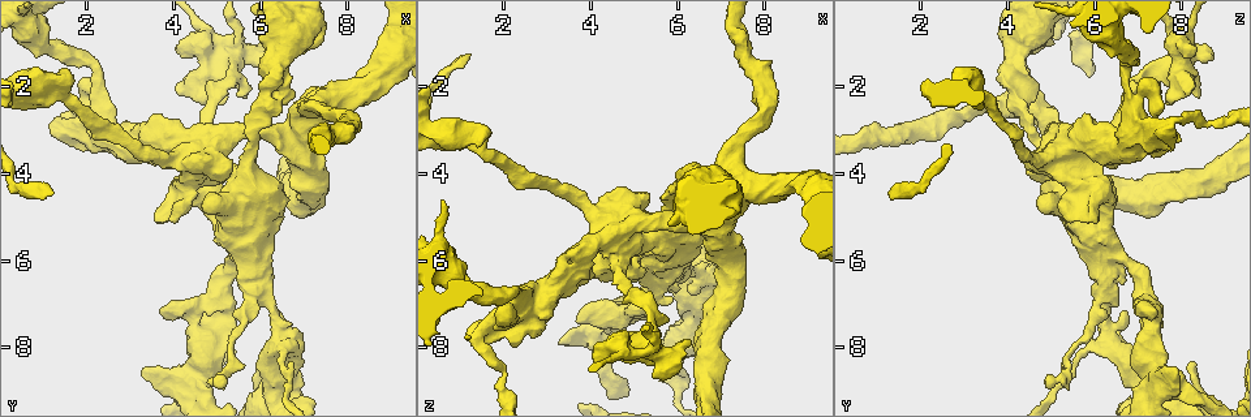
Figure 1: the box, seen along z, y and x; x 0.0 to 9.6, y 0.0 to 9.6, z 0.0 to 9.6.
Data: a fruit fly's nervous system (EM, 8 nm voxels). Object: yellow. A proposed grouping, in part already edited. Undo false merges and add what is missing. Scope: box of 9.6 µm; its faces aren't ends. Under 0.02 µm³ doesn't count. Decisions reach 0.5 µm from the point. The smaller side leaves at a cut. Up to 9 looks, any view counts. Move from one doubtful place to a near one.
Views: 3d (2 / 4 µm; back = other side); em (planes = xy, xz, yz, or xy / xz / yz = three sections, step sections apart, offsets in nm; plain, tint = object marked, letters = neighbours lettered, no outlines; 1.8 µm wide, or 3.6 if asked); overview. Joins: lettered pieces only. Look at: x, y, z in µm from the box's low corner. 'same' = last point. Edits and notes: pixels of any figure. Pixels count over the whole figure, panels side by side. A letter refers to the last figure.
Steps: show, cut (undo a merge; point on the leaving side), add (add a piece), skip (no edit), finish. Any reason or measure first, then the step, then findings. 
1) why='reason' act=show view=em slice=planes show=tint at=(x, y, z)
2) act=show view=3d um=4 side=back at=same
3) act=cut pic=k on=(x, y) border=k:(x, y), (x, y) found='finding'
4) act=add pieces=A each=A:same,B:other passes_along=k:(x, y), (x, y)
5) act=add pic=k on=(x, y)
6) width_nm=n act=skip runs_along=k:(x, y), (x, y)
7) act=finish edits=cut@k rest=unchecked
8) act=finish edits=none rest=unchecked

why='four arms meet' act=show view=em slice=planes show=letters at=(6.55, 7.70, 6.35)

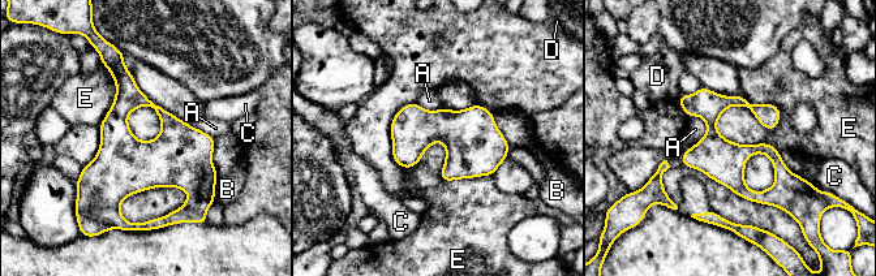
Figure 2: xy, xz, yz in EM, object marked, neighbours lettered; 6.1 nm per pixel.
longest_contact=E:400nm act=skip each=A:other,B:other,C:other,D:other,E:other border=2:(699, 115), (707, 132), (687, 150) found='one neuron here'

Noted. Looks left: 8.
why='narrows sharply' act=show view=3d um=4 at=(5.60, 5.80, 6.35)

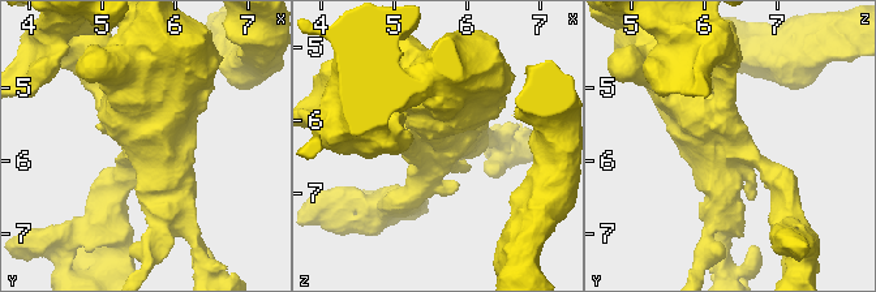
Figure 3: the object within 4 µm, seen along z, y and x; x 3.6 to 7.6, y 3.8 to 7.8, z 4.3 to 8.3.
act=show view=em slice=yz step=16 show=tint at=(5.55, 5.80, 6.40)

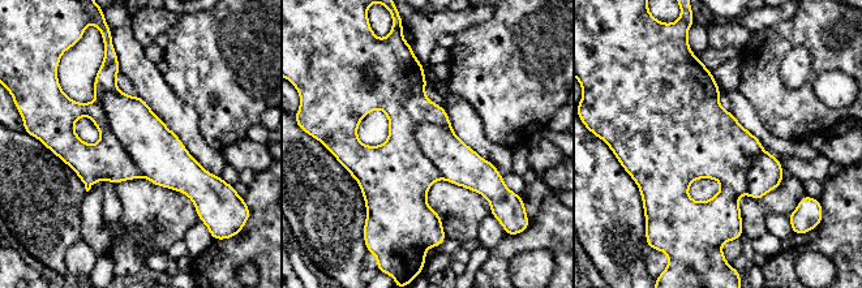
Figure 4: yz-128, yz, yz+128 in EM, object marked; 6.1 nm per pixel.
why='another direction' act=show view=em slice=planes show=letters at=same

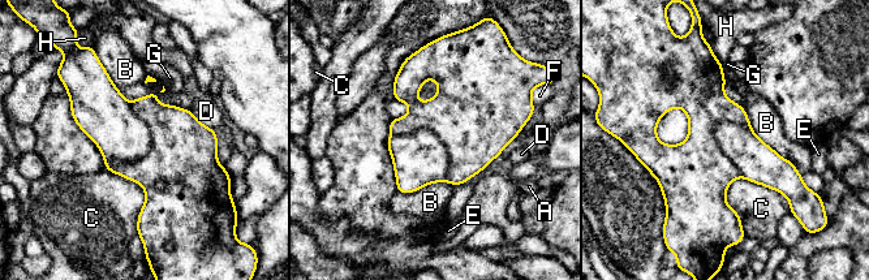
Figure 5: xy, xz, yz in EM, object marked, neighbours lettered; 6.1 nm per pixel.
act=cut pic=5 on=(470, 116) each=A:other,B:other,C:other,D:other,E:other,F:other,G:other,H:other border=5:(391, 133), (431, 130), (448, 181) found='a second neuron is stuck on'

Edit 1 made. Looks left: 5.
act=show view=overview

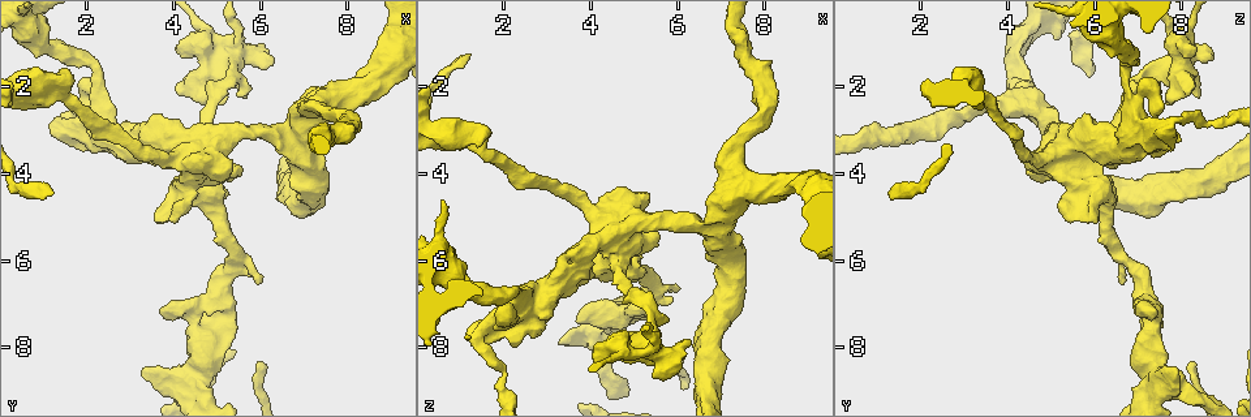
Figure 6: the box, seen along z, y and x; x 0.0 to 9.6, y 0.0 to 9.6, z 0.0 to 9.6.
act=show view=em slice=planes show=letters at=(1.20, 4.50, 1.20)

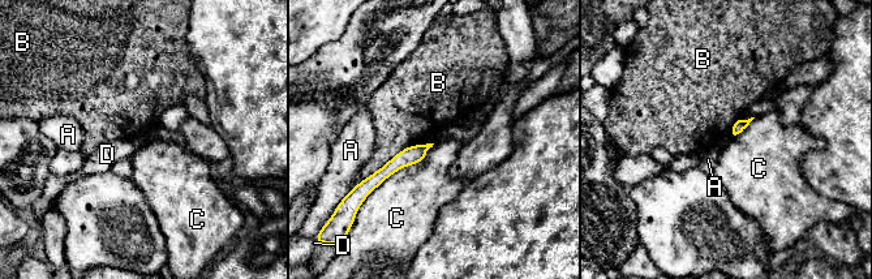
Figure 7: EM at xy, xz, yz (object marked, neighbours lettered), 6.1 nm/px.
longest_contact=B:550nm act=skip each=A:other,B:other,C:other,D:other found='no lettered piece goes on from it'

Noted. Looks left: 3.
act=finish edits=cut@5 rest=unchecked

